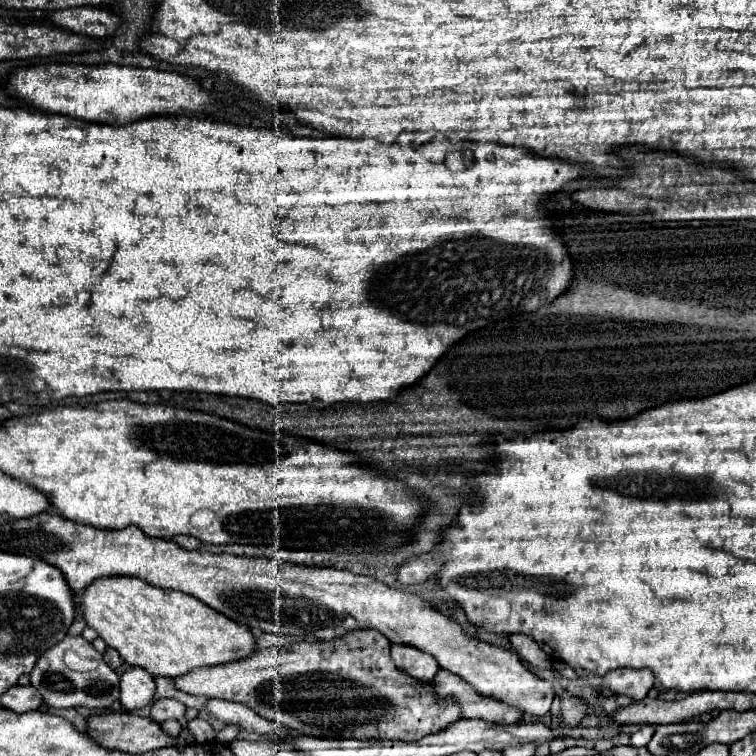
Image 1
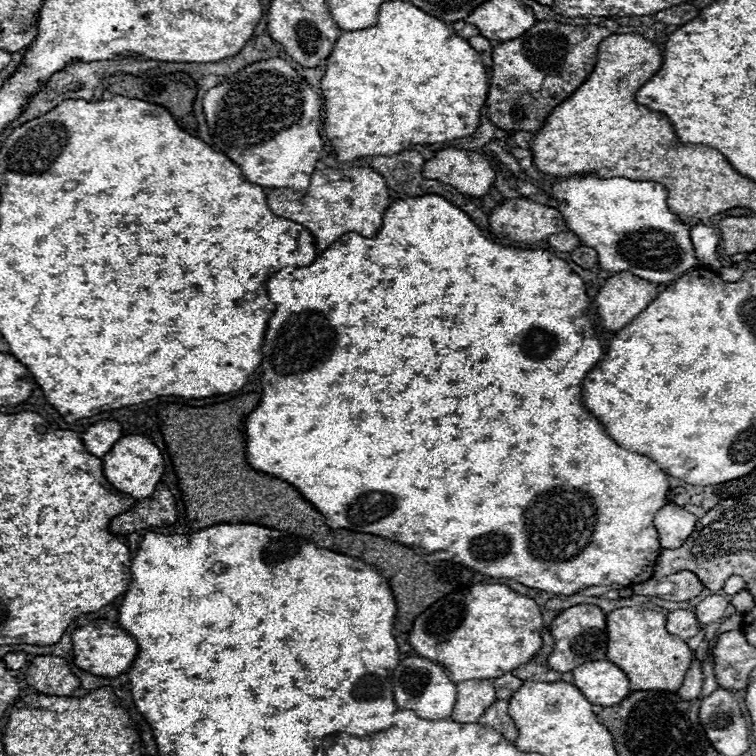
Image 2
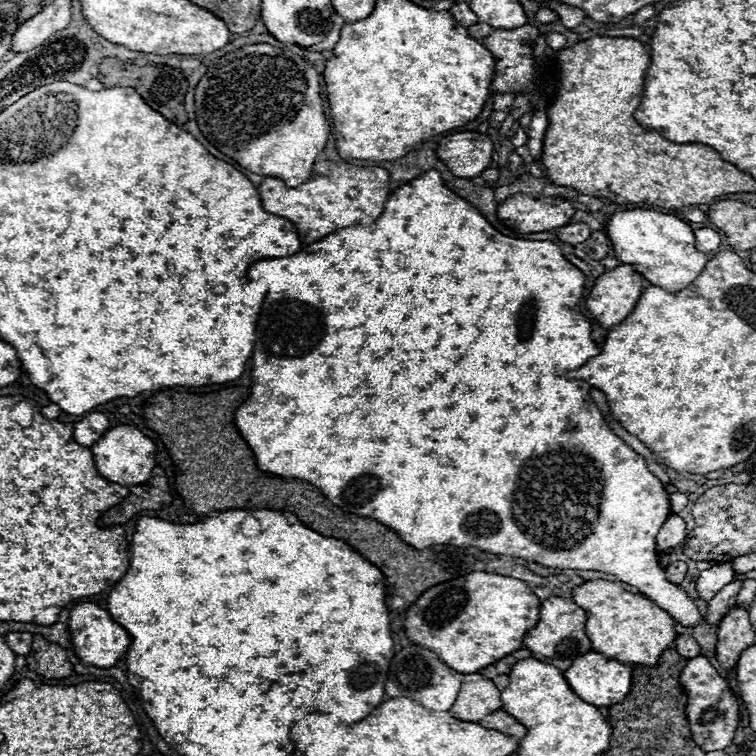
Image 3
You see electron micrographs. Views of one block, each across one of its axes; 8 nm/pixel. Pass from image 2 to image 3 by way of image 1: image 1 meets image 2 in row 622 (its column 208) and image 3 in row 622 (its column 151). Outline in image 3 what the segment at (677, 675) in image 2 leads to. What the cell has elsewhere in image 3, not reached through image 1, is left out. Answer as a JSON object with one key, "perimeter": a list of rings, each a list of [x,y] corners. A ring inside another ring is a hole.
{"perimeter":[[[600,578],[586,580],[572,590],[572,600],[586,612],[586,634],[592,648],[618,662],[652,666],[658,662],[662,650],[666,650],[676,638],[674,620],[666,610],[658,608],[642,594],[622,590],[616,582]]]}

